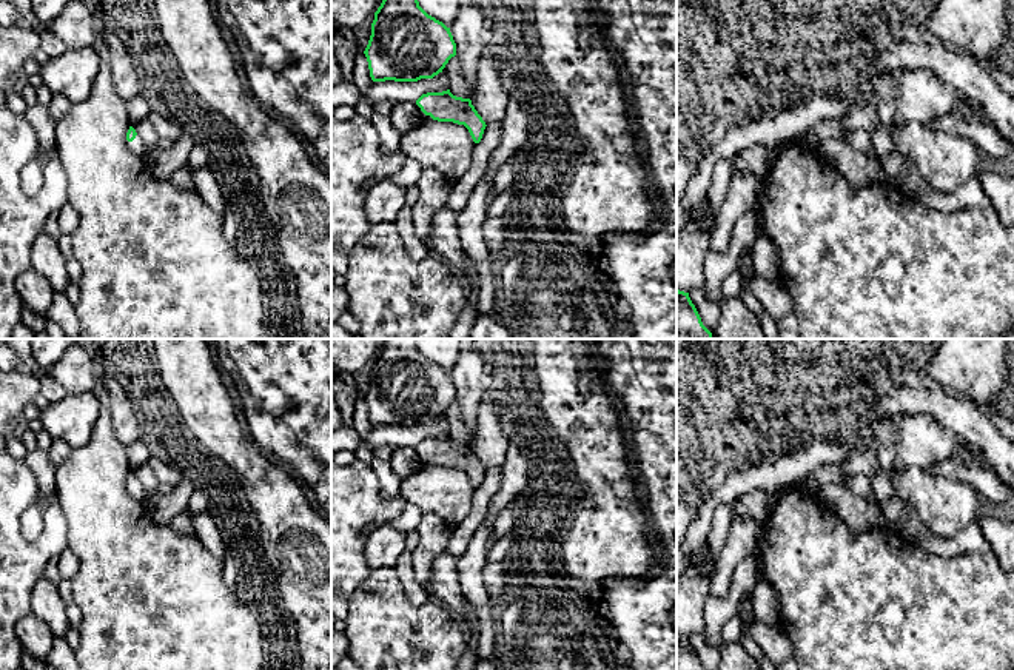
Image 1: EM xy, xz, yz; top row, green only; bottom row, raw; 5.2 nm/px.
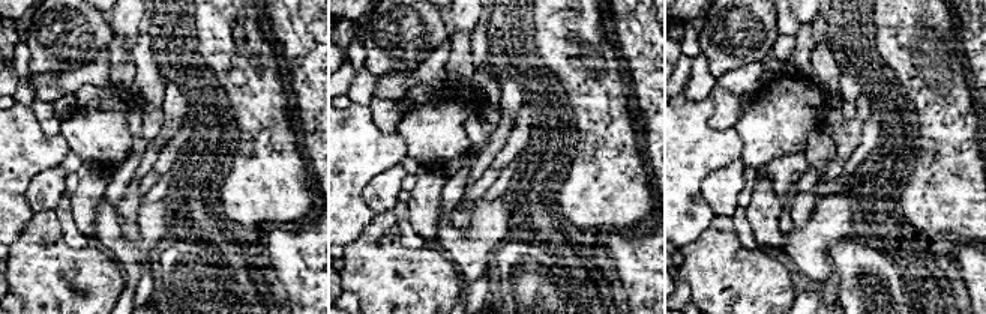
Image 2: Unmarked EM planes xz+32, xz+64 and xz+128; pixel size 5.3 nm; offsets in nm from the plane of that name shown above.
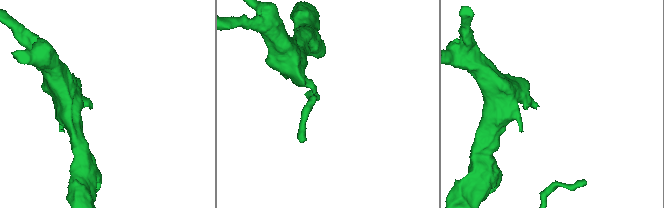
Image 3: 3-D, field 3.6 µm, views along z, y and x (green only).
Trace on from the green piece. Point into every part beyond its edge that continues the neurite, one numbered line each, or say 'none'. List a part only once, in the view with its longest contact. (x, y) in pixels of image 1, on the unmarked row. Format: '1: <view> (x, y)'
1: xy (137, 490)

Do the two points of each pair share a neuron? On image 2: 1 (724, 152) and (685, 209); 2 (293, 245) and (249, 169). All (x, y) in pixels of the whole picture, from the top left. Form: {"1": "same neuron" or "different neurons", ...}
{"1": "same neuron", "2": "different neurons"}

